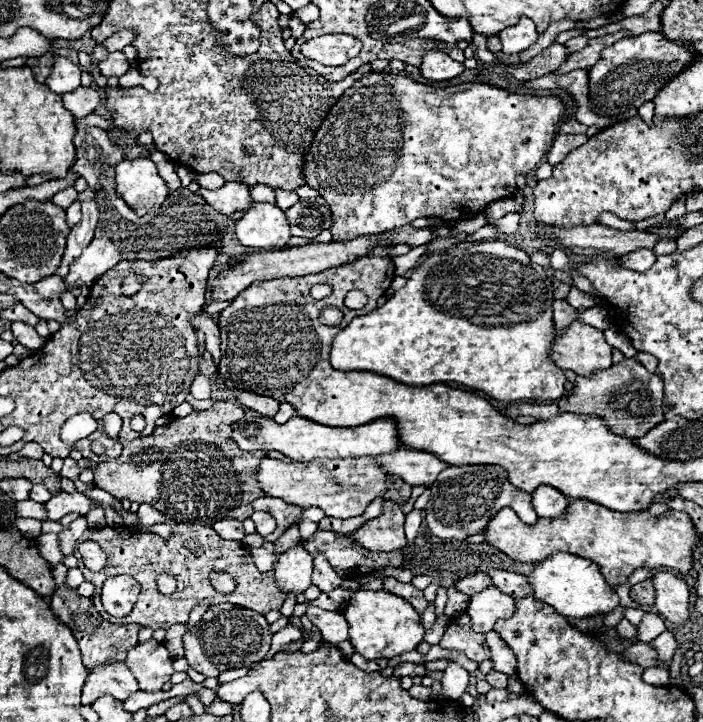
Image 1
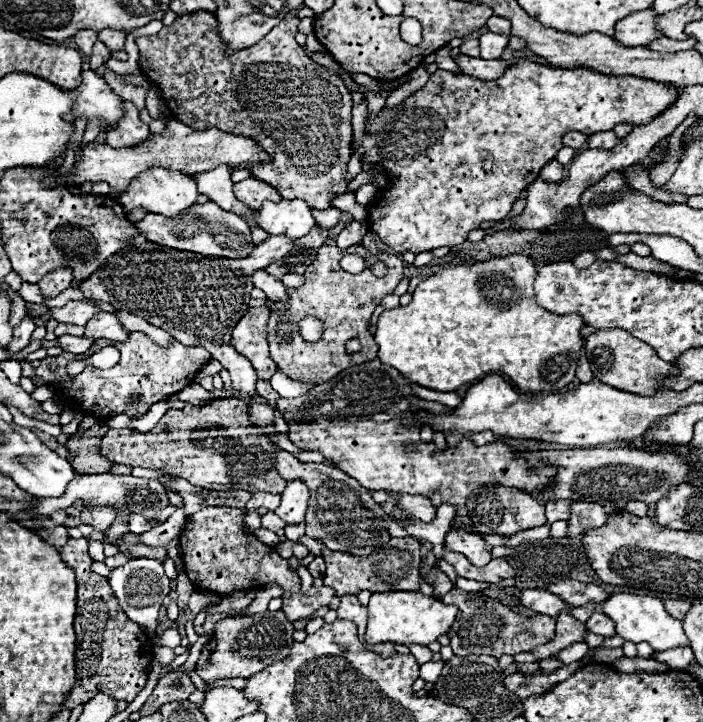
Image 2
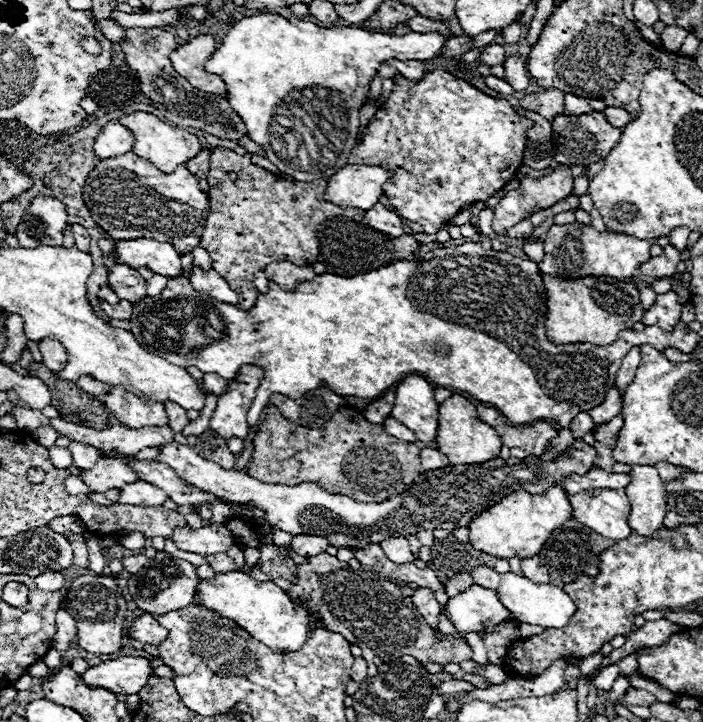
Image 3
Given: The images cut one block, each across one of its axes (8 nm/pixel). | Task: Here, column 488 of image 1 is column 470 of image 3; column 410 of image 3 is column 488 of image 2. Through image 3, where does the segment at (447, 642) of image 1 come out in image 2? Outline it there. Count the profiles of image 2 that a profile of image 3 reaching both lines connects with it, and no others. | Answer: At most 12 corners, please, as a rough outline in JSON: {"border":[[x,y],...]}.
{"border":[[468,600],[448,630],[456,656],[516,656],[554,638],[554,618],[524,618],[498,600]]}

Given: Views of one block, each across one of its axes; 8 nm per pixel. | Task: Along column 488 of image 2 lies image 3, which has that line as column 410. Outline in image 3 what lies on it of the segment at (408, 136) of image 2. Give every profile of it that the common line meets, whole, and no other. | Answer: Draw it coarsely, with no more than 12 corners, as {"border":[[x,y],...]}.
{"border":[[394,76],[348,164],[434,234],[516,176],[532,120]]}

